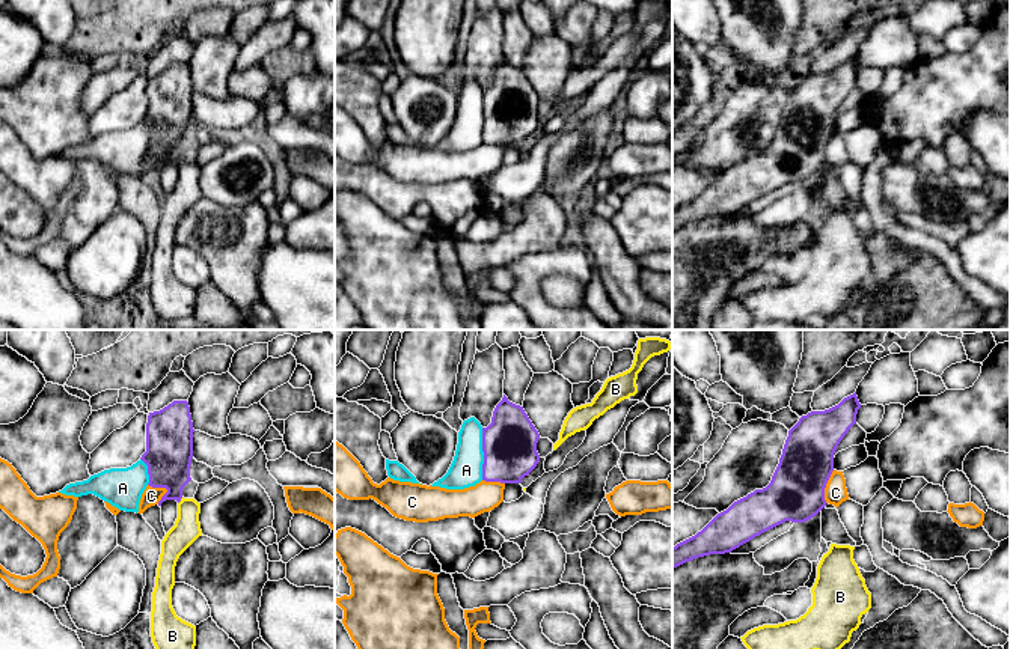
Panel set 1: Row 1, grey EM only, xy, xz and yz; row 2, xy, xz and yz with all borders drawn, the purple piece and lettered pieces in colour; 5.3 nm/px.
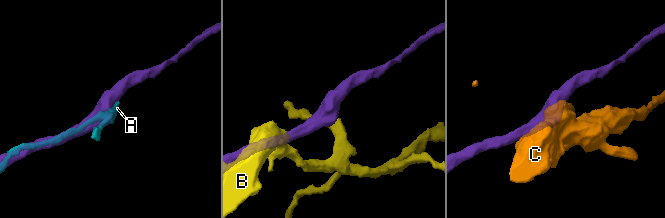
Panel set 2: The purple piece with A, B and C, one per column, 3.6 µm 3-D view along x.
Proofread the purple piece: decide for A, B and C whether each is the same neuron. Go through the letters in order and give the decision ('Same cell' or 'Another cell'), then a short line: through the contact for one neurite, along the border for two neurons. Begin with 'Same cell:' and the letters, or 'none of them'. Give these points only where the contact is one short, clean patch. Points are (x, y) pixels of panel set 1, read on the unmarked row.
Same cell: none of them
A: Another cell
B: Another cell. Line: xy (183, 160), (178, 166)
C: Another cell. Line: xy (148, 146), (166, 152), (159, 166)

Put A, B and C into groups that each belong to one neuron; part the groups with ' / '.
A / B / C

